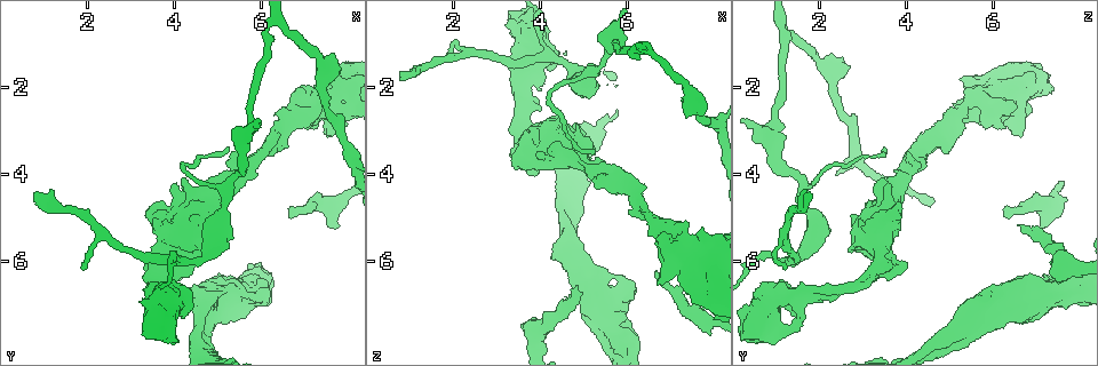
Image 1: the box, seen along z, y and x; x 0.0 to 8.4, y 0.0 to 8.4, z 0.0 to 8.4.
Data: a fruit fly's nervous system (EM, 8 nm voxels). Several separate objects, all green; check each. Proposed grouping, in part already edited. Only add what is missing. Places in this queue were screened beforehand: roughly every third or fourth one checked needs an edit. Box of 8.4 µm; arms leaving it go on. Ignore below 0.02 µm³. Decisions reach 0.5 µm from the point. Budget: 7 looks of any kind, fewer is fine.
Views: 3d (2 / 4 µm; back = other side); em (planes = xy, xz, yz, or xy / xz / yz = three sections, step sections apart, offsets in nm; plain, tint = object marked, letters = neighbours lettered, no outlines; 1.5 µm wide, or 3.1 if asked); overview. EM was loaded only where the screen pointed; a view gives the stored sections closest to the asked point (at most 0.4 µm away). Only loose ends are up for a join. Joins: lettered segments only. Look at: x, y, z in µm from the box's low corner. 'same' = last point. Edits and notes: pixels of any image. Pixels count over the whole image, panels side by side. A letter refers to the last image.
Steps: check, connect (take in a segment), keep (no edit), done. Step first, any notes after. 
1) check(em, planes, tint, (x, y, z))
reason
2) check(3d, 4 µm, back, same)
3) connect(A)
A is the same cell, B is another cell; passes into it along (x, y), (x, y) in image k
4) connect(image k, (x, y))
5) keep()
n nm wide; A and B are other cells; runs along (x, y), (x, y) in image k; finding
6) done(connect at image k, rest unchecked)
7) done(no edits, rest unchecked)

check(3d, 4 µm, back, (0.80, 4.55, 1.80))

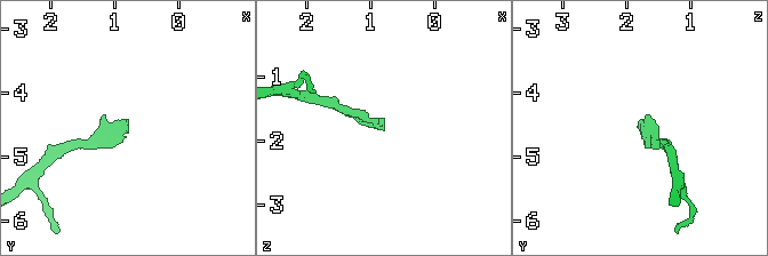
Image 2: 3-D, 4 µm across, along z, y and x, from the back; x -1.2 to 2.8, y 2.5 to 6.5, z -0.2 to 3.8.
check(em, planes, letters, (0.75, 4.55, 1.85))
now the EM

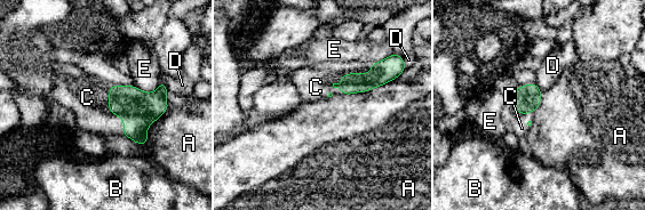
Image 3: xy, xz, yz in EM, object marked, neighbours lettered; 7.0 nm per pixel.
connect(C)
C is the same cell, A, B, D and E are other cells; passes into it along (138, 110), (111, 111), (87, 97) in image 3; it goes on there

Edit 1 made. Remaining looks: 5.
check(em, yz, step 8, tint, (6.70, 4.80, 6.30))
free end

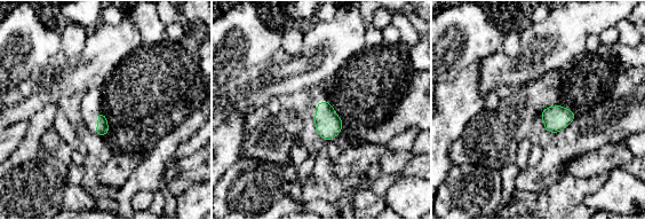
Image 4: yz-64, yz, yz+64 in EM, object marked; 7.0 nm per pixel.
check(em, xz, step 8, letters, same)

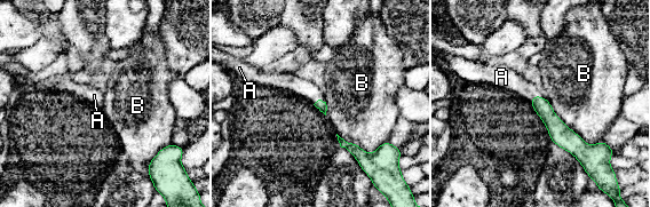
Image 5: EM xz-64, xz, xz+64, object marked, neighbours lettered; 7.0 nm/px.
connect(A)
B touches over 500 nm; A is the same cell, B is another cell; passes into it along (543, 108), (536, 95), (505, 78) in image 5; the neuron continues

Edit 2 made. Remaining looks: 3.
check(3d, 2 µm, (4.80, 5.15, 6.50))

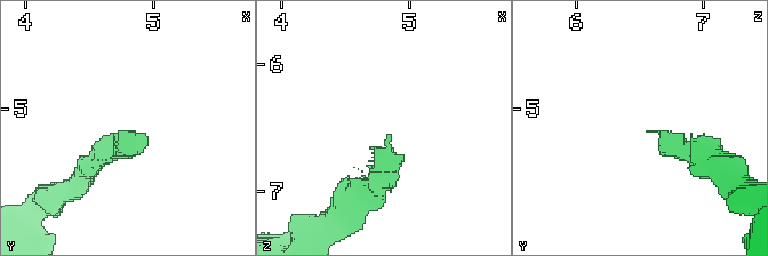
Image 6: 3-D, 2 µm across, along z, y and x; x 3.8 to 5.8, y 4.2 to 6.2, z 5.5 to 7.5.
check(em, yz, step 4, letters, (4.82, 5.16, 6.56))

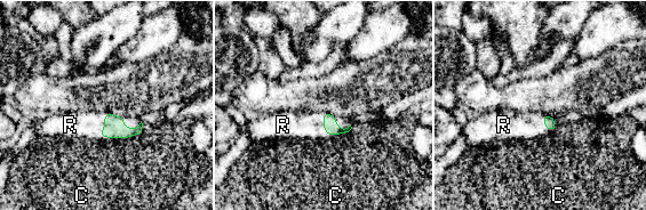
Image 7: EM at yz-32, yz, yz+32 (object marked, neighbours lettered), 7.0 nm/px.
check(em, xz, step 8, letters, same)
cut it another way

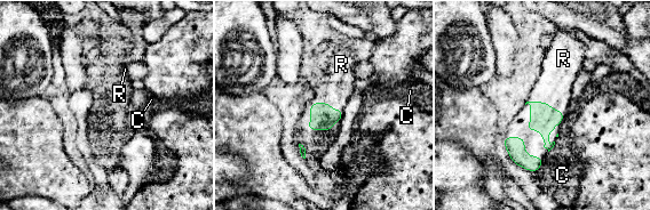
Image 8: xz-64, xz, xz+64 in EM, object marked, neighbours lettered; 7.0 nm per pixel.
connect(R)
R is the same cell, C is another cell; passes into it along (543, 118), (559, 110), (562, 74) in image 8; the neuron continues

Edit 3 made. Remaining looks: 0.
done(connect at image 3, connect at image 5, connect at image 8, rest unchecked)

